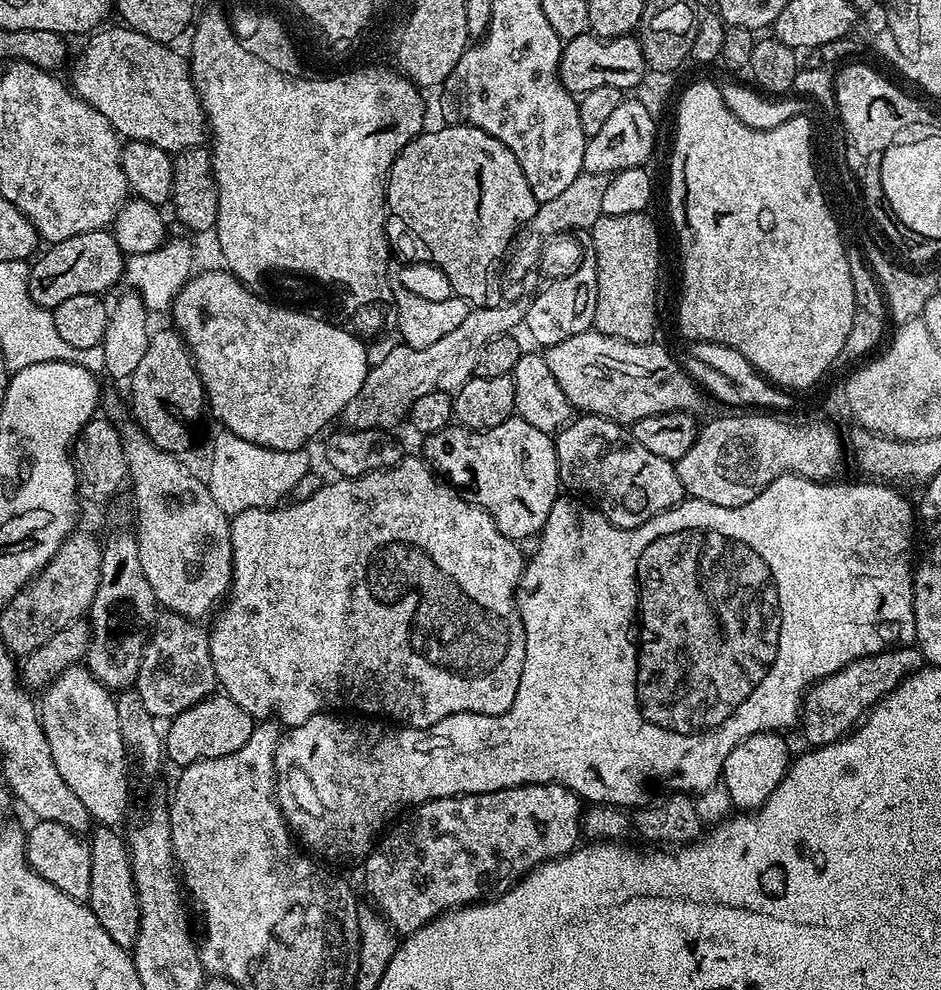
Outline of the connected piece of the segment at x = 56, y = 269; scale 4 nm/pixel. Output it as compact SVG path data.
M111 231L83 232L45 249L31 261L28 269L30 298L42 308L51 310L66 302L66 298L78 298L78 294L100 296L107 288L121 283L126 257Z

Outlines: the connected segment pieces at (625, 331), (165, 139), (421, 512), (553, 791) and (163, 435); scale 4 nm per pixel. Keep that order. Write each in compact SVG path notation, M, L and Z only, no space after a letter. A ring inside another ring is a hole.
M647 211L600 216L590 229L596 255L598 302L595 331L646 344L656 332L656 291L660 288L660 232Z
M101 27L87 37L88 45L81 50L80 57L72 68L72 91L90 106L94 106L94 110L98 110L98 114L102 114L102 118L106 118L125 141L137 140L153 144L169 154L203 145L206 140L204 108L196 93L196 83L192 81L189 61L185 57L183 60L175 52L175 47L154 41L130 27L108 27Z
M405 455L393 468L368 472L365 476L336 478L333 484L318 489L313 496L308 496L305 500L298 501L297 504L285 503L283 506L274 508L251 508L250 510L242 510L238 515L231 517L232 586L228 590L222 607L215 613L214 619L211 621L213 624L208 632L208 645L210 646L210 658L214 662L216 682L222 689L223 695L228 696L234 702L238 702L238 706L242 706L242 710L246 710L246 714L250 714L257 721L274 720L281 726L291 726L306 722L306 718L316 716L325 710L357 708L360 712L368 712L364 714L372 718L387 718L389 721L399 722L409 728L429 728L434 726L434 722L442 722L442 718L450 718L450 714L469 712L470 714L497 716L506 710L510 710L510 706L514 706L514 694L518 694L518 682L522 678L522 666L526 658L526 634L522 626L520 612L516 608L516 587L519 586L520 576L524 573L526 557L520 552L517 541L506 538L506 534L502 534L502 530L498 530L498 526L494 526L494 518L490 518L490 514L485 508L480 508L477 504L472 503L471 499L461 495L457 489L433 472L427 459L417 456Z
M523 784L522 786L503 788L493 792L479 792L469 796L447 796L437 800L427 800L425 804L413 807L408 814L409 816L405 820L398 821L396 825L393 823L379 837L378 843L362 861L364 888L368 891L369 898L373 900L371 903L378 909L379 915L383 916L400 934L407 934L426 926L436 916L442 915L443 912L451 912L454 908L463 908L473 902L480 902L488 897L495 898L501 892L507 892L509 888L520 881L524 873L532 871L540 864L545 864L547 860L557 860L558 857L565 856L567 852L574 851L582 840L582 801L576 793L571 792L561 784Z
M175 327L160 328L148 337L146 354L138 362L138 367L130 377L132 384L132 404L130 403L130 415L140 428L148 435L150 442L154 442L162 450L173 454L184 454L184 451L192 444L192 431L200 420L200 415L206 412L206 397L204 395L204 384L196 369L196 361L193 360L188 345L184 343L180 333Z

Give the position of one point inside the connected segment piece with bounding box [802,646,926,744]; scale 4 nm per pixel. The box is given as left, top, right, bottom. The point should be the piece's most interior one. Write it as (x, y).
(835, 705)

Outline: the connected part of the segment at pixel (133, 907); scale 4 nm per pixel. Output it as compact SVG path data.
M97 825L89 835L88 841L91 850L91 880L87 903L91 912L98 918L98 922L102 923L106 934L123 948L129 949L136 942L140 925L140 908L127 841L111 825Z

